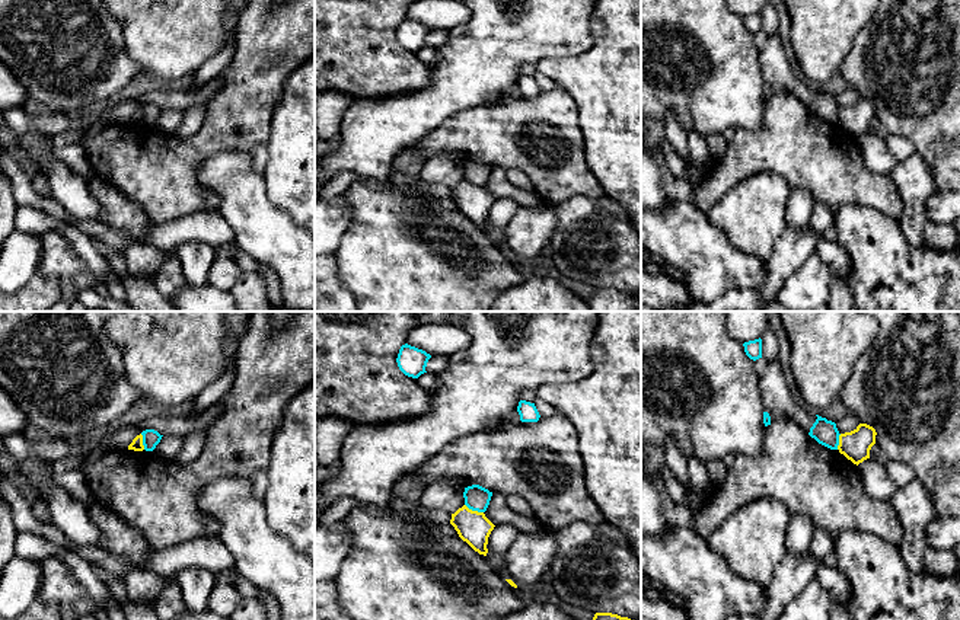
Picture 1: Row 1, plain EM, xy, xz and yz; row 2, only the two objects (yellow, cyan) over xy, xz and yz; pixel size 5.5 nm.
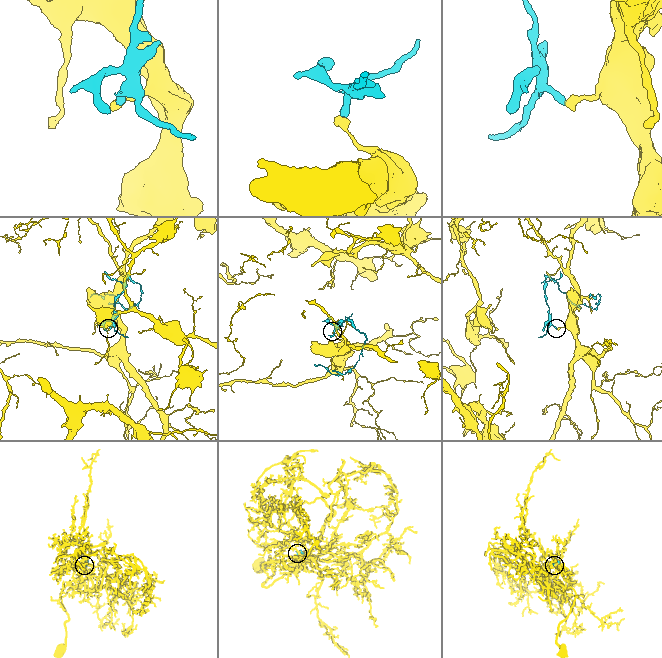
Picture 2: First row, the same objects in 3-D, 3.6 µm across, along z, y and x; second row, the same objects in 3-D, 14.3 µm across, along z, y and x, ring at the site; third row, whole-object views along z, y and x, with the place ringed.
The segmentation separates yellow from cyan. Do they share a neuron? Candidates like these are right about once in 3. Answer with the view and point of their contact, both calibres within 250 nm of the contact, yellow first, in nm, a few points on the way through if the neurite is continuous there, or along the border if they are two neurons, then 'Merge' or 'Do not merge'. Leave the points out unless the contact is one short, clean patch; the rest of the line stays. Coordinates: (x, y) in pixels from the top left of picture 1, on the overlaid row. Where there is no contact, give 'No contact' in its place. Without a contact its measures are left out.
Touches yellow at xz (474, 511). Thickness 180 nm (yellow) against 140 nm. Boundary: xz (465, 504), (482, 513). Do not merge

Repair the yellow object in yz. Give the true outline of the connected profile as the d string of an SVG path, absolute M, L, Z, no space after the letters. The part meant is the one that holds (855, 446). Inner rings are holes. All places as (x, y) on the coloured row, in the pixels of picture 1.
M859 424L854 431L839 435L838 450L854 464L870 458L870 450L876 444L876 429L867 424Z

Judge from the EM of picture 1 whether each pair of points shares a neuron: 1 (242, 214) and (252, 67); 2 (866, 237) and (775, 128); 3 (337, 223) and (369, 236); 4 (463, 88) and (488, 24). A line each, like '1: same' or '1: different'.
1: different
2: different
3: different
4: same

